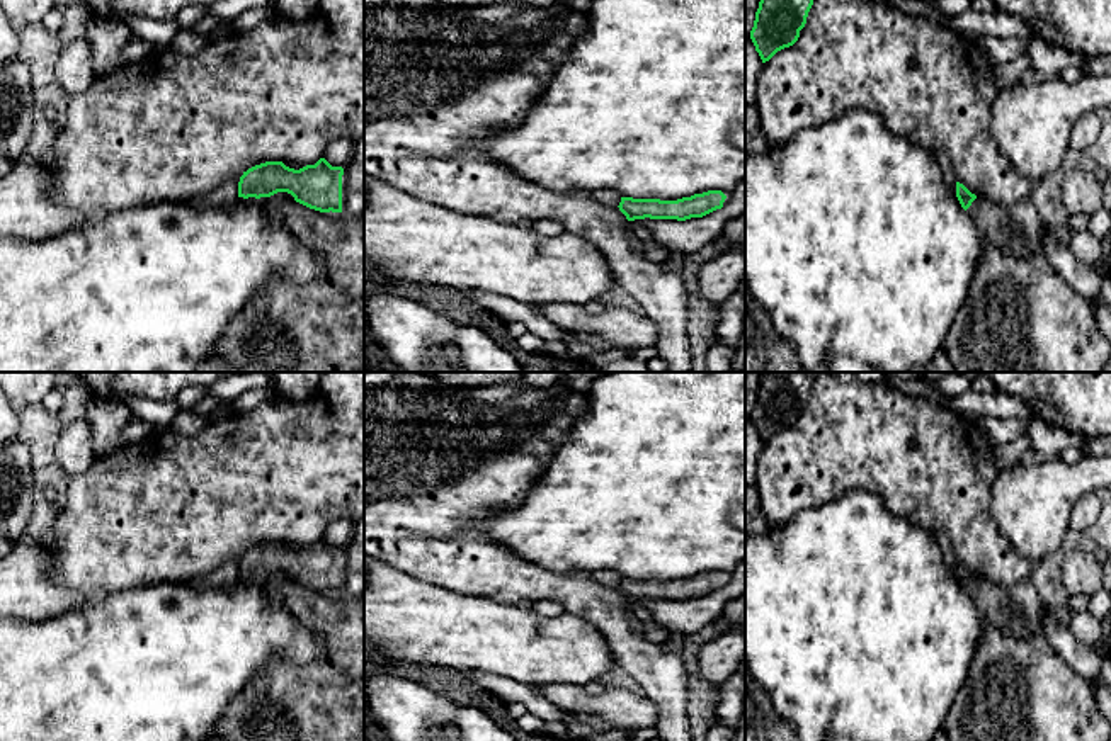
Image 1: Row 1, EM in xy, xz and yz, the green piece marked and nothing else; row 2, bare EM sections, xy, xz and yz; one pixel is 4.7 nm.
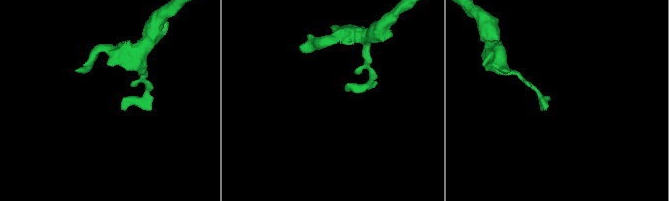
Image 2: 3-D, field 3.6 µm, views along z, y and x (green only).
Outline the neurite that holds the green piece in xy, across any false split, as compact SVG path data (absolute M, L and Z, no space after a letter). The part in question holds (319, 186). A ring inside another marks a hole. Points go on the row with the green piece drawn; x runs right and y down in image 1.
M325 158L299 170L282 161L265 161L243 172L238 197L271 197L288 192L296 202L320 211L342 212L342 167L332 167Z

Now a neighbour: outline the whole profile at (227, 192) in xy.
M226 180L223 185L219 185L208 195L192 199L192 204L196 207L216 207L230 204L238 199L238 182L240 180Z

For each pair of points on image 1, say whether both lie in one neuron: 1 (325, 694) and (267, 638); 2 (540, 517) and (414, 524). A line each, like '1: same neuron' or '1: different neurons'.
1: different neurons
2: different neurons

